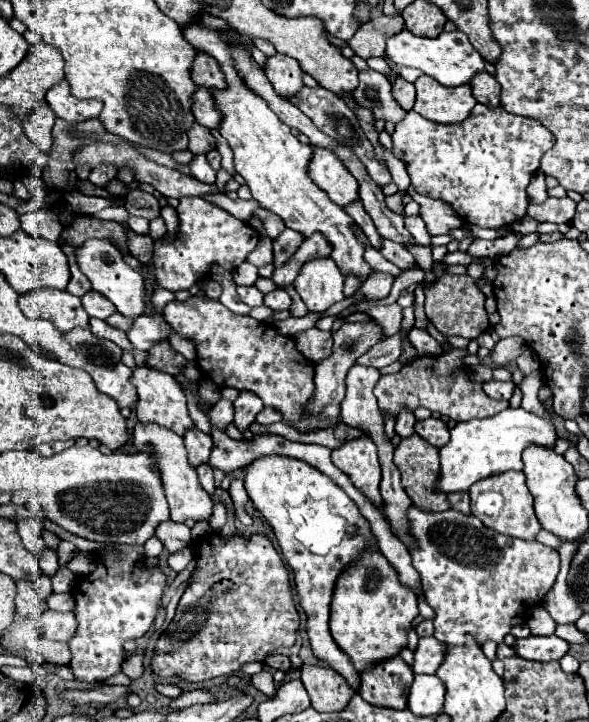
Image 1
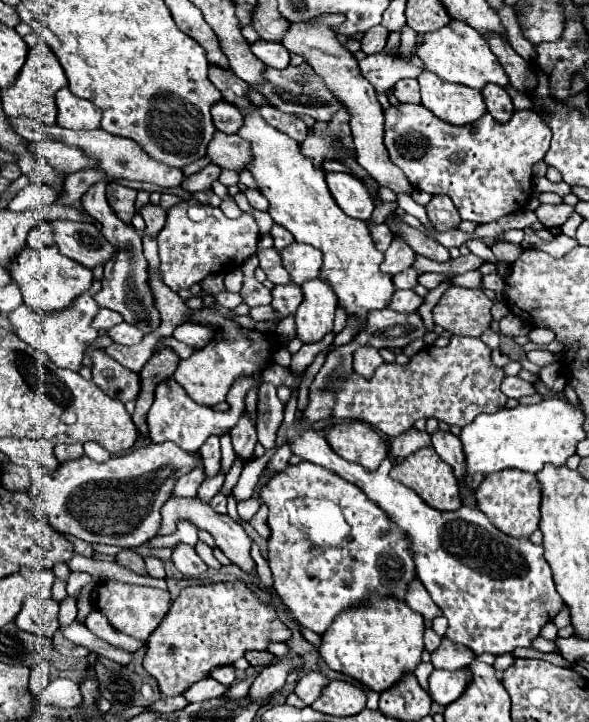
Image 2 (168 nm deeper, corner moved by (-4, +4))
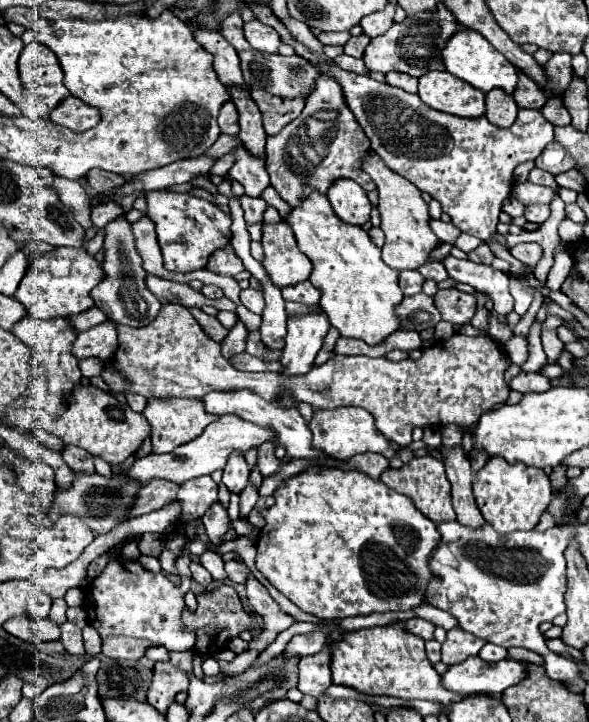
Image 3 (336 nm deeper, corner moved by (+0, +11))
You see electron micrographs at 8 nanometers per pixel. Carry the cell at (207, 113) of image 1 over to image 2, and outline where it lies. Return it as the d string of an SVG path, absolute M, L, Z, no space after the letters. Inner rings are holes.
M225 101L215 103L211 115L213 115L215 127L223 133L237 133L239 127L243 125L243 115L239 115L237 107L233 107L231 103L225 103Z

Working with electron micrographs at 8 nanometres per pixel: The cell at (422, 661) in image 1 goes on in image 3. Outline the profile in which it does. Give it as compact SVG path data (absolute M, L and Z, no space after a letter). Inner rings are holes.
M451 628L447 632L447 640L443 642L443 648L441 648L441 660L447 666L459 664L461 660L465 660L469 656L479 654L479 650L481 650L483 644L485 642L477 640L473 634L465 632L461 628Z

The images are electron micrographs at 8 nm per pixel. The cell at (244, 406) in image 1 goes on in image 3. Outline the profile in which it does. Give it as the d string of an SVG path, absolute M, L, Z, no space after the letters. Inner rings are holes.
M237 452L237 456L229 458L229 464L223 470L223 484L231 492L241 492L249 482L249 466L245 462L245 456Z

